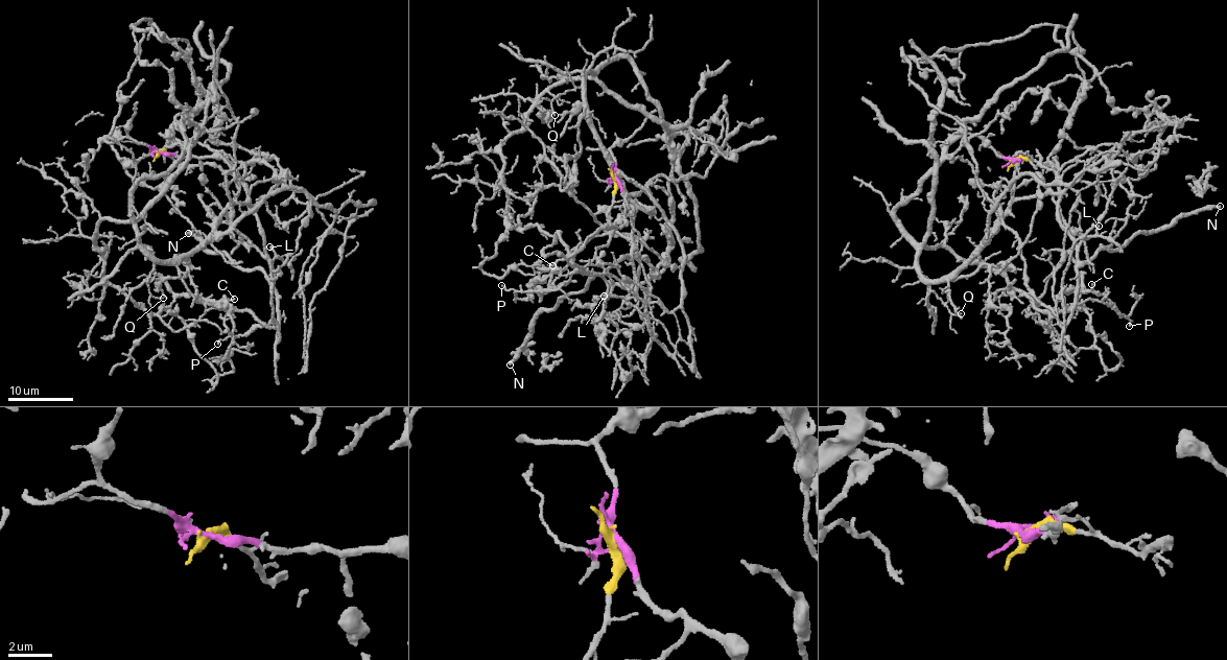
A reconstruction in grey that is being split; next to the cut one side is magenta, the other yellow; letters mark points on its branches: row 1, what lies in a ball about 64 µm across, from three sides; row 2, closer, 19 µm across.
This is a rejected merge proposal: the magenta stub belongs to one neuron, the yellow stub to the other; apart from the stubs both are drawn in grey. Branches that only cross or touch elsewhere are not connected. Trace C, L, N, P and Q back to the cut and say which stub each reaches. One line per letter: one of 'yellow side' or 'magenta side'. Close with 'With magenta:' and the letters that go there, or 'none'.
C: yellow side
L: yellow side
N: yellow side
P: yellow side
Q: magenta side
With magenta: Q

